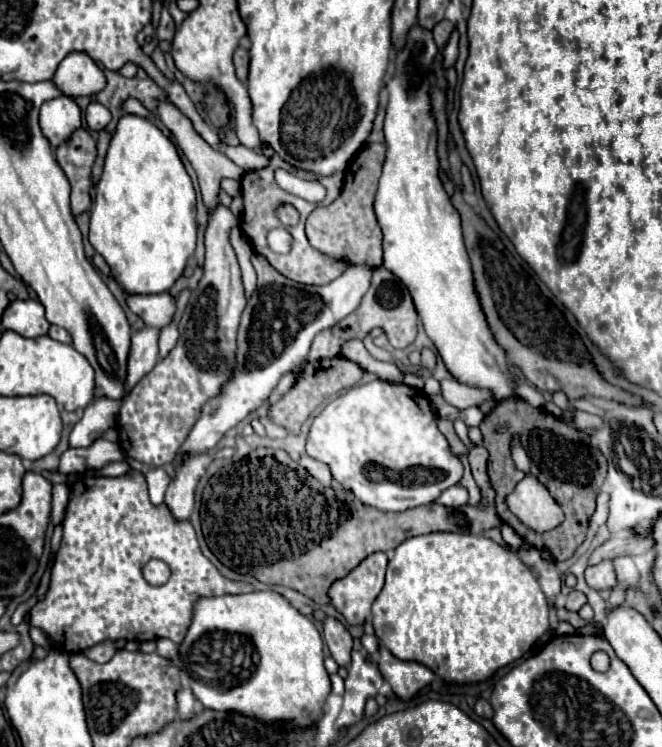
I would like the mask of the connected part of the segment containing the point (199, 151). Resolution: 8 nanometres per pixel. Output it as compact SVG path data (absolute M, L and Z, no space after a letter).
M160 102L158 106L158 116L162 120L162 124L170 130L170 134L174 136L176 140L176 146L184 152L184 156L190 160L192 168L196 170L198 174L198 182L200 182L200 192L202 192L202 202L206 206L208 212L212 212L216 206L218 206L218 190L220 190L220 180L222 178L232 178L232 180L242 180L242 174L244 170L240 166L236 166L232 160L228 160L224 154L212 150L200 136L196 136L194 128L192 128L192 122L170 102Z

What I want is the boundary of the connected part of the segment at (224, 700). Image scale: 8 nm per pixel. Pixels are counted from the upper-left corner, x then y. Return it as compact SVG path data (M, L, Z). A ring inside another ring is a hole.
M272 590L200 598L194 604L194 618L184 642L178 646L182 672L194 696L208 710L240 712L264 724L280 724L282 730L312 728L324 716L324 704L330 694L330 678L324 668L324 644L314 622L300 614L288 600Z

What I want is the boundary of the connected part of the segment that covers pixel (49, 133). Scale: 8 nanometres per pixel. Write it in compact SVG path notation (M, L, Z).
M58 96L48 100L40 108L40 128L50 140L52 148L68 140L68 132L74 132L82 126L82 112L74 98Z

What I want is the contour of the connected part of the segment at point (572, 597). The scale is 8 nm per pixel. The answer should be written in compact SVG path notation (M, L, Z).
M570 590L570 594L566 596L564 608L570 610L570 612L578 612L584 604L586 604L586 596L582 592L578 592L578 590Z

